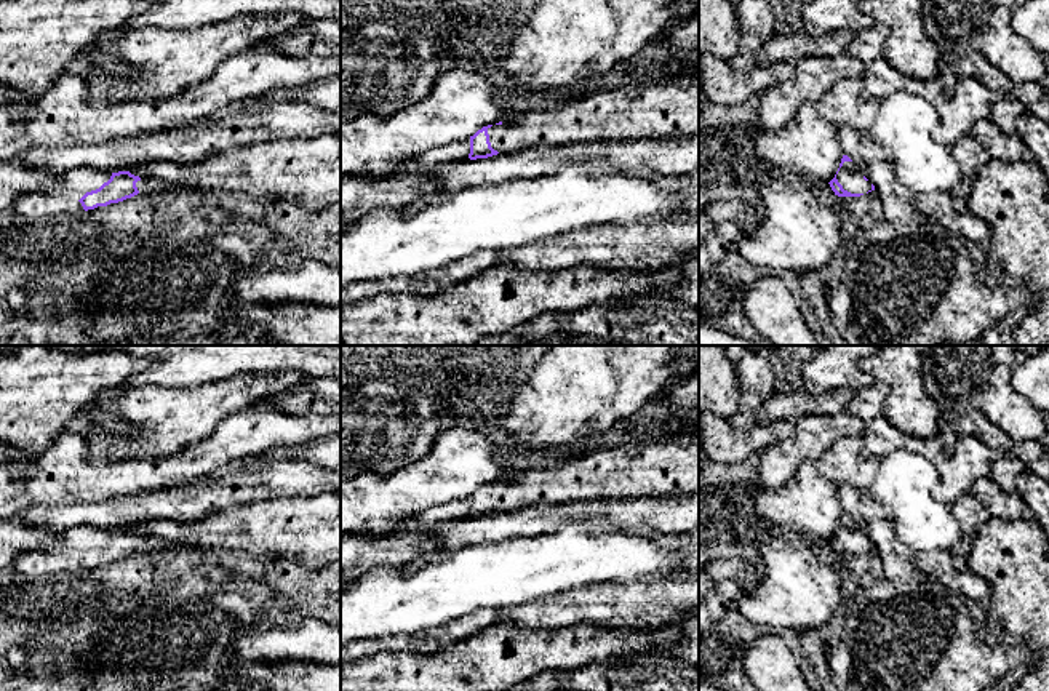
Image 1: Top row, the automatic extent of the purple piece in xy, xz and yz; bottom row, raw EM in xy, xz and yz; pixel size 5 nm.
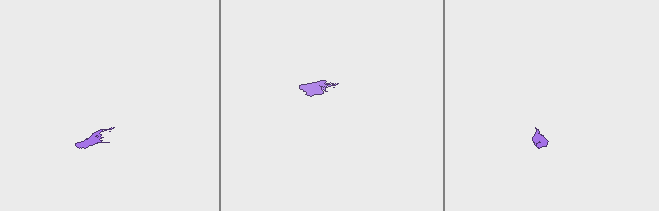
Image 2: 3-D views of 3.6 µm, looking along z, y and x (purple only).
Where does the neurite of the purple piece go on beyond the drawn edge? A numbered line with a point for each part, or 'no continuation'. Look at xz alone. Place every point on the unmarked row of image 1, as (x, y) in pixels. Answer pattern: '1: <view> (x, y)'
1: xz (670, 466)
2: xz (456, 509)

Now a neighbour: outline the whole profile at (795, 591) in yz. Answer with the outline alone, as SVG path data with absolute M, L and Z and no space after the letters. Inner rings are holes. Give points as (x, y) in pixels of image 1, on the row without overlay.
M776 529L760 544L760 560L756 587L734 605L744 617L771 632L828 622L841 601L841 582L833 565L819 561L806 537Z

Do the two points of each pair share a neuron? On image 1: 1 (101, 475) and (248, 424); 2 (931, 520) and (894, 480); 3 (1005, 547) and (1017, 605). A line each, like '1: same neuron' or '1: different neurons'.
1: same neuron
2: same neuron
3: same neuron

